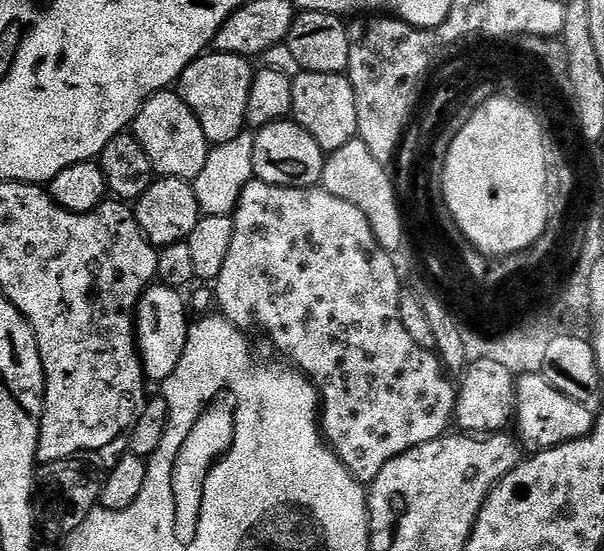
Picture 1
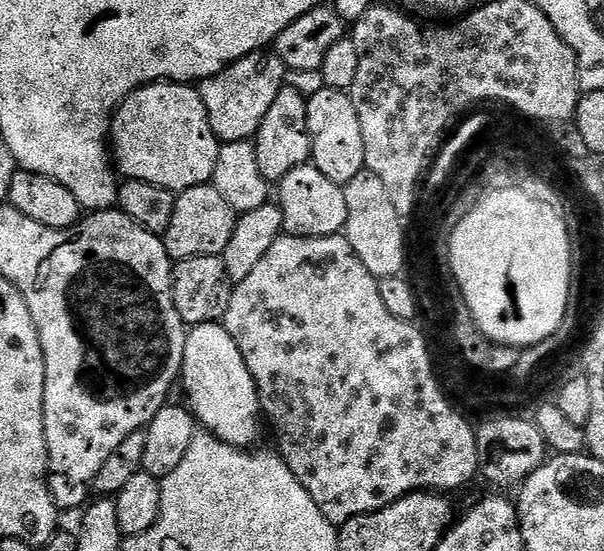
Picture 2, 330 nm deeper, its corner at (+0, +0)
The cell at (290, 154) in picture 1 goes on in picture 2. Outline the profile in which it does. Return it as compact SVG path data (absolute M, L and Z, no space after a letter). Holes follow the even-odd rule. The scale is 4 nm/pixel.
M309 162L290 170L286 178L278 181L280 197L278 203L284 211L284 232L290 236L306 238L322 238L323 236L339 236L346 226L348 211L344 189L339 184L330 182L322 170Z

